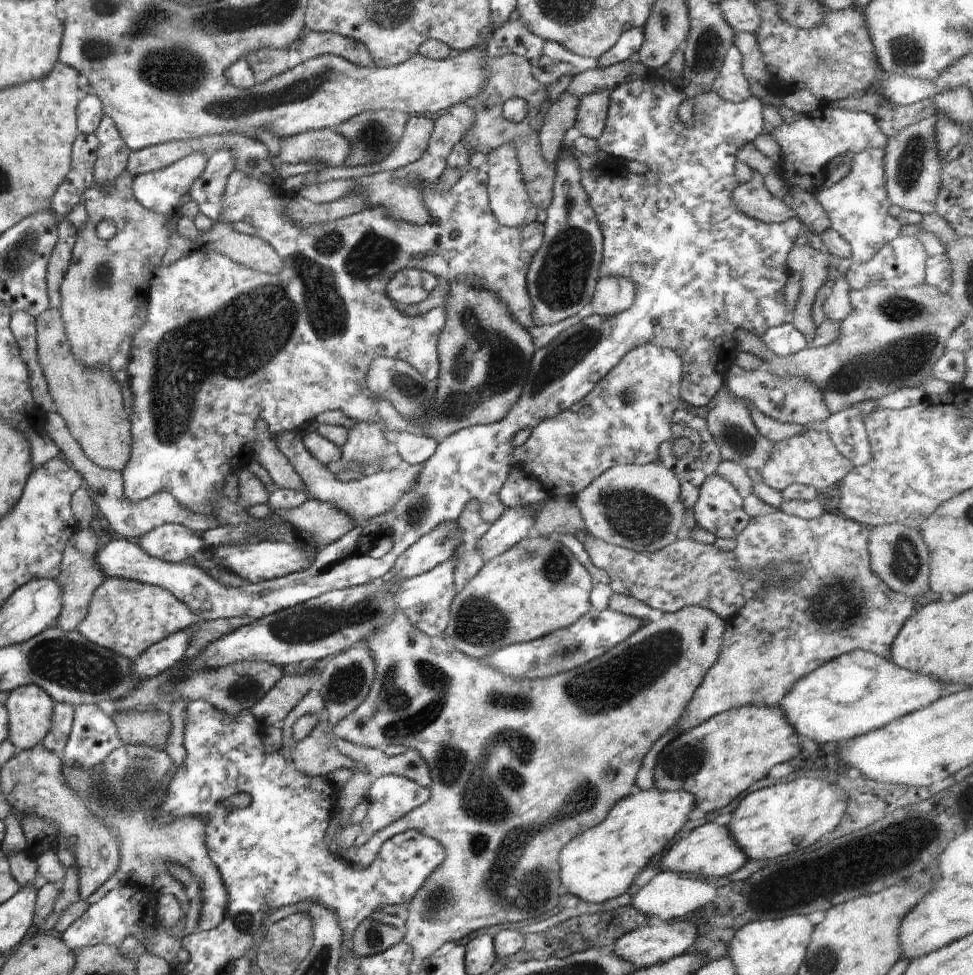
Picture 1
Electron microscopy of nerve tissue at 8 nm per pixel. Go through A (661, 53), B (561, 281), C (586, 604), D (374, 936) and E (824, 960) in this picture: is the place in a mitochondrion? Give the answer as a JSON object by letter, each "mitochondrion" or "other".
{"A":"other","B":"mitochondrion","C":"other","D":"mitochondrion","E":"mitochondrion"}

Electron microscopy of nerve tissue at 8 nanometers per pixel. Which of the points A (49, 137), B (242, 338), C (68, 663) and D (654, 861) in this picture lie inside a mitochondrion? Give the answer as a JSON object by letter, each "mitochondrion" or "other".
{"A":"other","B":"mitochondrion","C":"mitochondrion","D":"other"}

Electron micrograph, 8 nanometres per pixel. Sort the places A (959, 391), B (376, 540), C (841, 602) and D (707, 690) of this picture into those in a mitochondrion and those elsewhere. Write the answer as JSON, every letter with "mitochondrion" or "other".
{"A":"other","B":"mitochondrion","C":"mitochondrion","D":"other"}

